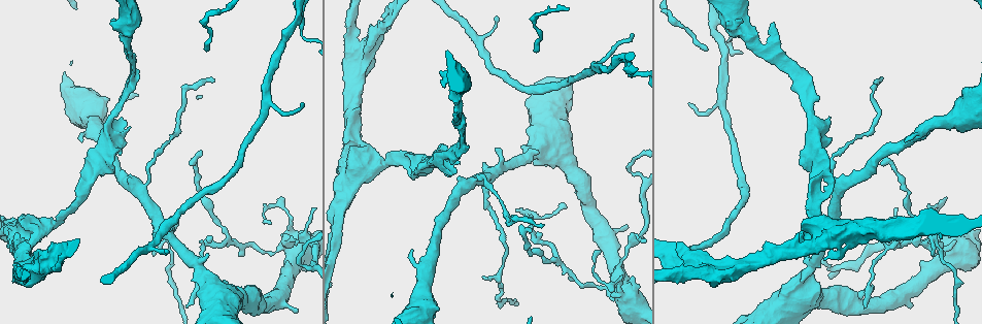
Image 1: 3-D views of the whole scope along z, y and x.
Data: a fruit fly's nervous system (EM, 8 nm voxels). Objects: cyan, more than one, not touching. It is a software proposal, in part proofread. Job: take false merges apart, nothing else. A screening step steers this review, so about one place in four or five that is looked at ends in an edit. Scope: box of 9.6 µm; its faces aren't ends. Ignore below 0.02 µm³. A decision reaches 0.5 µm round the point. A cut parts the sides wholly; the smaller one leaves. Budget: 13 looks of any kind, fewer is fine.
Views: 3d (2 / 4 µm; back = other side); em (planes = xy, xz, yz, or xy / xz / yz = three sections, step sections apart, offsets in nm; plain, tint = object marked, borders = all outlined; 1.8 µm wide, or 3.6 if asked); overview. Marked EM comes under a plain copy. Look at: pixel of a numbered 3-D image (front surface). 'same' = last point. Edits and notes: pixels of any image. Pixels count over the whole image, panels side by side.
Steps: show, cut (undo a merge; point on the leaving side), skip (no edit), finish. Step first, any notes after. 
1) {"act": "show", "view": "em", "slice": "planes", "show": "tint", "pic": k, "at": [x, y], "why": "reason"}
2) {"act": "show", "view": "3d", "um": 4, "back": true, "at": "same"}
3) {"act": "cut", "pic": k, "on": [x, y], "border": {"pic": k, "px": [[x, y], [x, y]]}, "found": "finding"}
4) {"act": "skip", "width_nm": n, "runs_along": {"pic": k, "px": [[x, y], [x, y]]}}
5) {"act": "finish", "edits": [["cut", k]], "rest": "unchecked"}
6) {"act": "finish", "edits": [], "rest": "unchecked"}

{"act": "show", "view": "em", "slice": "planes", "show": "tint", "pic": 1, "at": [91, 178], "why": "two arms at a narrow angle"}

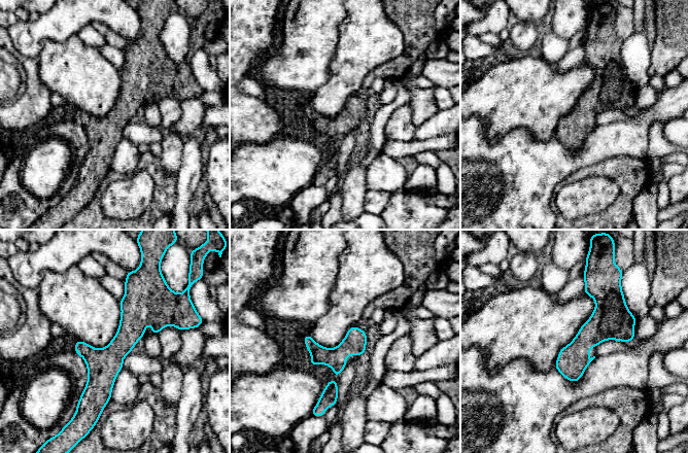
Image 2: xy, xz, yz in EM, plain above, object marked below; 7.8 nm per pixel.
{"act": "skip", "runs_along": {"pic": 2, "px": [[130, 285], [99, 405]]}, "found": "all the same cell"}

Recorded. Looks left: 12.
{"act": "show", "view": "em", "slice": "xy", "step": 8, "show": "borders", "pic": 1, "at": [19, 231], "why": "thick turns thin"}

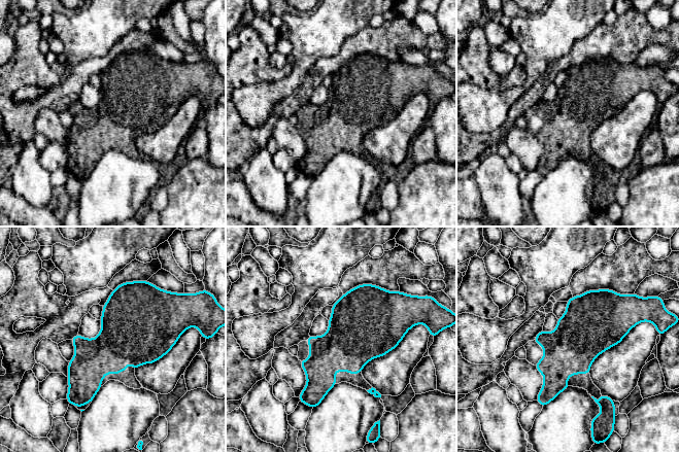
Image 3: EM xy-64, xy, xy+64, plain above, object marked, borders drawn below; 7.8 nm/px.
{"act": "show", "view": "em", "slice": "planes", "show": "borders", "at": "same", "why": "another direction"}

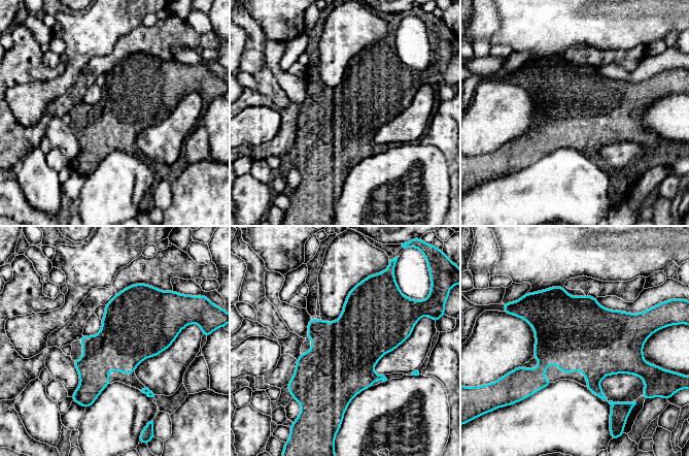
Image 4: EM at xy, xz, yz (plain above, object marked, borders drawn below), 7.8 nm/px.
{"act": "skip", "found": "one cell here"}

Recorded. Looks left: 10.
{"act": "show", "view": "em", "slice": "xz", "step": 16, "show": "tint", "pic": 1, "at": [461, 118], "why": "arms part here"}

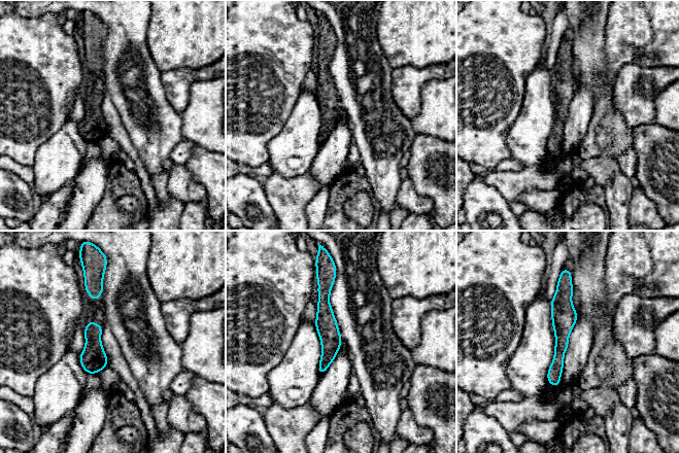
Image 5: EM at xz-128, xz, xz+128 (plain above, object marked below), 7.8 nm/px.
{"act": "show", "view": "em", "slice": "xy", "step": 16, "show": "borders", "at": "same"}

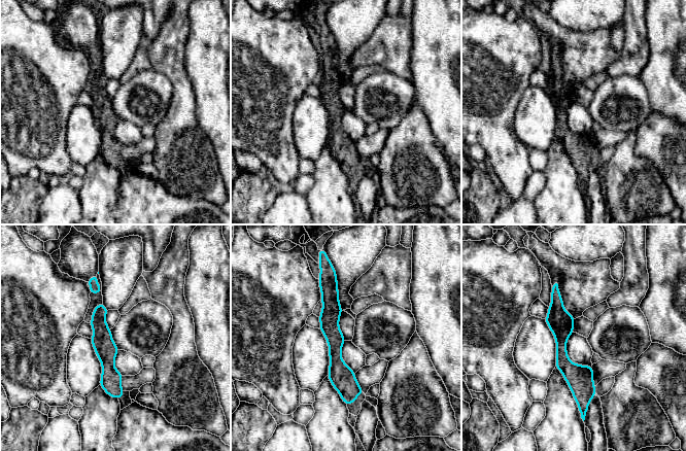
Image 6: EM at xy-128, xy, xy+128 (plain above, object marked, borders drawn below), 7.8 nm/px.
{"act": "skip", "runs_along": {"pic": 6, "px": [[331, 280], [335, 359], [348, 402]]}, "found": "all the same cell"}

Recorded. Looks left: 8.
{"act": "show", "view": "em", "um": 3.6, "slice": "planes", "show": "borders", "pic": 1, "at": [562, 157], "why": "sudden change in width"}

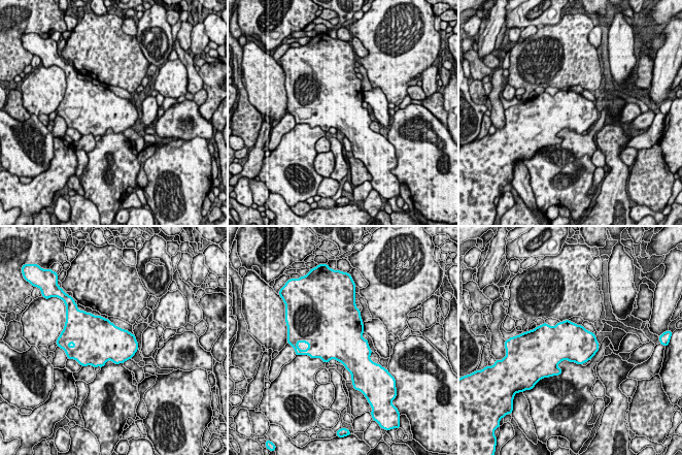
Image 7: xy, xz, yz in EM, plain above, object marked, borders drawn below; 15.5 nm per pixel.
{"act": "skip", "found": "continuous, no second cell"}

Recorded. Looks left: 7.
{"act": "show", "view": "3d", "um": 2, "pic": 1, "at": [298, 263], "why": "sharp bend"}

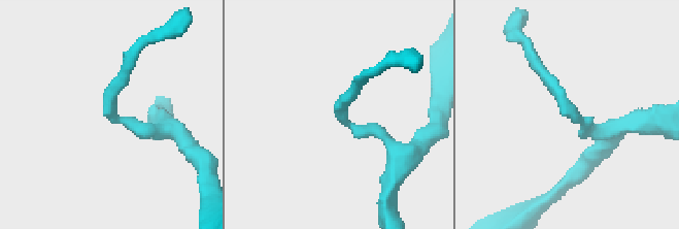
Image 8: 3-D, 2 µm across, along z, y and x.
{"act": "show", "view": "em", "slice": "xz", "step": 16, "show": "tint", "pic": 8, "at": [573, 113], "why": "shape alone is not enough"}

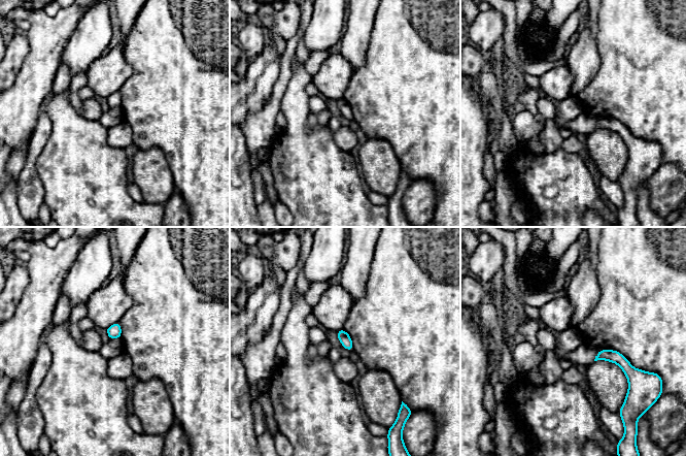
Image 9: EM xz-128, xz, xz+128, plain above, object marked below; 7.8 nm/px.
{"act": "skip", "runs_along": {"pic": 9, "px": [[598, 356], [617, 357], [629, 367]]}, "found": "all the same cell"}

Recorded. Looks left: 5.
{"act": "finish", "edits": [], "rest": "unchecked"}

